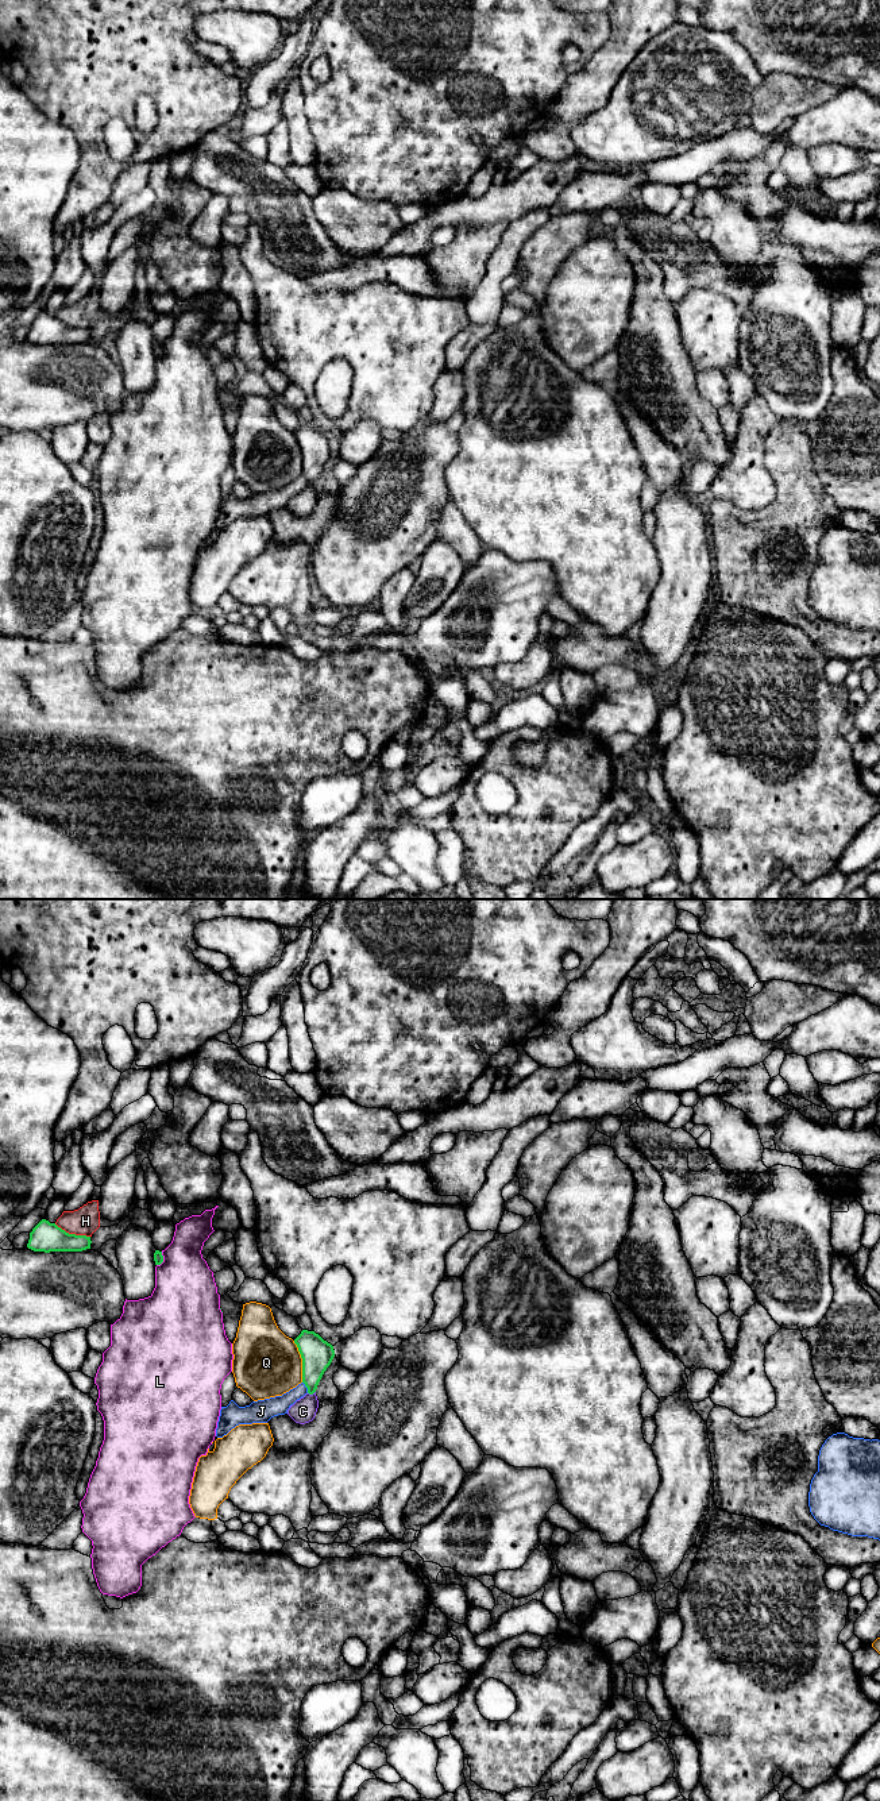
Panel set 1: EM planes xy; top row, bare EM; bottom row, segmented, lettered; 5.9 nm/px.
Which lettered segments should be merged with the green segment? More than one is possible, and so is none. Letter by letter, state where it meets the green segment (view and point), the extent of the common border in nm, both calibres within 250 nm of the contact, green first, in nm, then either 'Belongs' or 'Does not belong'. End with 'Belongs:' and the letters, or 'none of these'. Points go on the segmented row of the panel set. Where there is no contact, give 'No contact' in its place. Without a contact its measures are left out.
C: Touches green at xy (311, 1393). Shared border 50 nm. Thickness 190 nm (green) against 150 nm. Belongs
H: Touches green at xy (72, 1234). Shared border 240 nm. Thickness 180 nm (green) against 170 nm. Does not belong
J: Touches green at xy (305, 1385). Shared border 80 nm. Thickness 190 nm (green) against 120 nm. Does not belong
L: Touches green at xy (162, 1260). Shared border 90 nm. Thickness 60 nm (green) against 380 nm. Does not belong
Q: Touches green at xy (303, 1361). Shared border 260 nm. Thickness 190 nm (green) against 400 nm. Does not belong
Belongs: C

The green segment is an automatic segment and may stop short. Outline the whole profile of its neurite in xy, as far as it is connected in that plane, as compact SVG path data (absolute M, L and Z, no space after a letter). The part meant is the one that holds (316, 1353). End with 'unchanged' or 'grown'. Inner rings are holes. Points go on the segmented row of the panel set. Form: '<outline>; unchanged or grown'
M302 1330L294 1339L294 1343L302 1358L302 1382L308 1388L308 1393L290 1405L287 1415L296 1423L305 1424L316 1416L319 1408L316 1389L335 1357L335 1350L333 1346L319 1334L308 1330Z; grown

